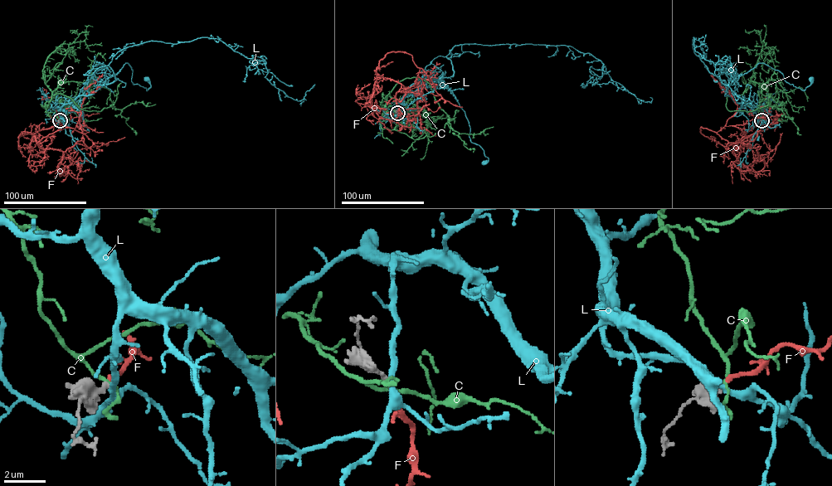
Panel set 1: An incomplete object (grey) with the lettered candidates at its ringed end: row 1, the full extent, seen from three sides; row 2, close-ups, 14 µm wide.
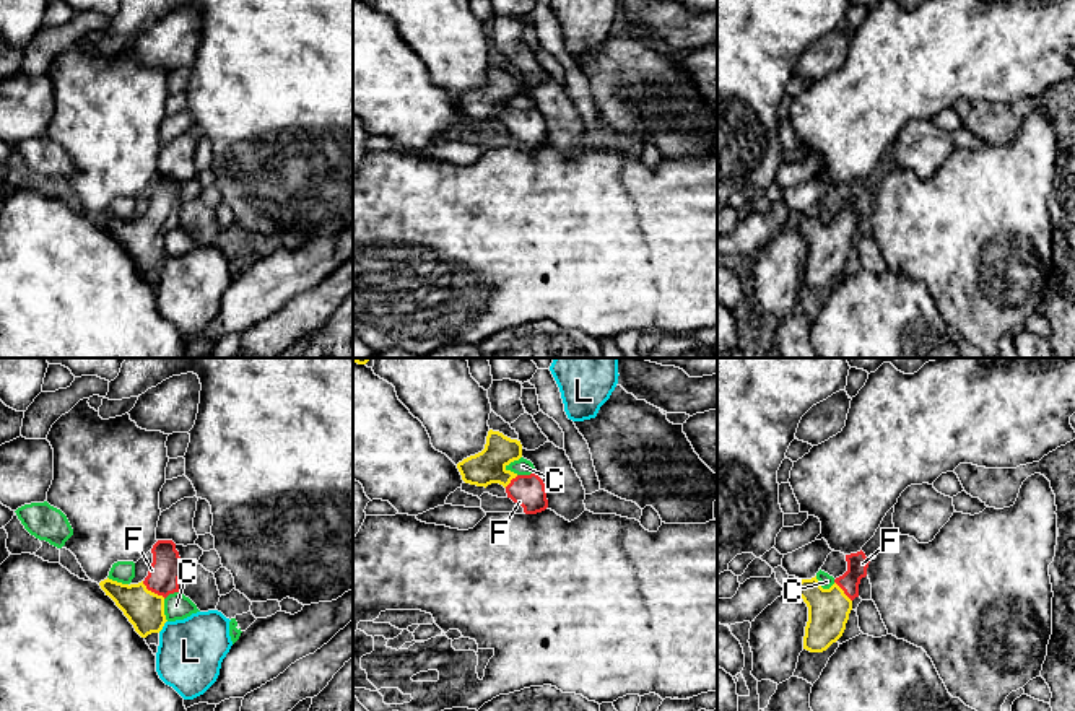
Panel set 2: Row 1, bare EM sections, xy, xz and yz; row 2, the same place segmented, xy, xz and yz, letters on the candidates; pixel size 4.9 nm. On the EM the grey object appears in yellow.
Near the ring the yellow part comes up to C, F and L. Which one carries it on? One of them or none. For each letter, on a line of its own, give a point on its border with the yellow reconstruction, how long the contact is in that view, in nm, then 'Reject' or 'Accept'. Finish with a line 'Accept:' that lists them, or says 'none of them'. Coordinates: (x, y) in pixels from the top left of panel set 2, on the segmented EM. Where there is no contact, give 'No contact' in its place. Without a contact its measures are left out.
C: Touches yellow at xz (513, 461). Shared border 110 nm. Reject
F: Touches yellow at xy (153, 593). Shared border 150 nm. Accept
L: Touches yellow at xy (163, 625). Shared border 80 nm. Reject
Accept: F

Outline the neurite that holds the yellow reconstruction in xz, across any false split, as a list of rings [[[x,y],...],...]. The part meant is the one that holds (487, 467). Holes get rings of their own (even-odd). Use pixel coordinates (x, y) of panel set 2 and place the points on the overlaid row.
[[[488,431],[485,449],[457,464],[462,480],[477,486],[499,483],[507,498],[524,508],[525,514],[537,514],[548,508],[543,480],[537,473],[517,475],[506,467],[522,457],[522,444],[499,431]]]

